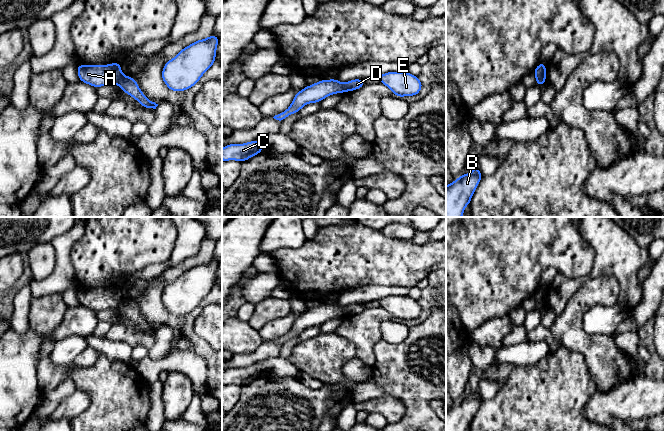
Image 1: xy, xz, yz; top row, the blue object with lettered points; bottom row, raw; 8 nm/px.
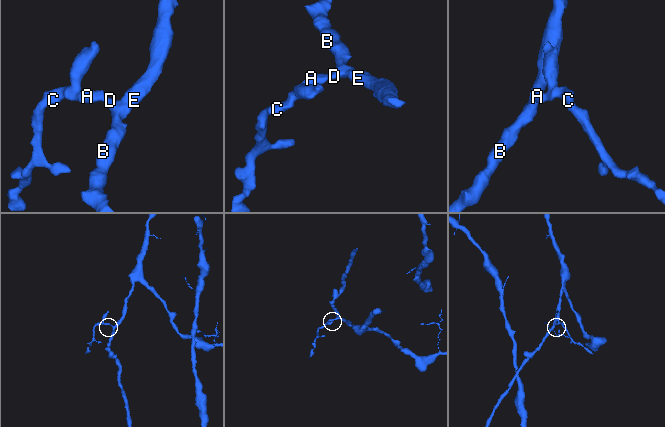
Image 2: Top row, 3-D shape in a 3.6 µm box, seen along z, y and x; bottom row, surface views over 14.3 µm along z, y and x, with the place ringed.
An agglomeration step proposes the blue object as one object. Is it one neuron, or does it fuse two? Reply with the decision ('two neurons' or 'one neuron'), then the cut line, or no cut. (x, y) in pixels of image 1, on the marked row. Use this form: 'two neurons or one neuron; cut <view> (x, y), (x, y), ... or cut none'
two neurons; cut xy (123, 75), (117, 83)

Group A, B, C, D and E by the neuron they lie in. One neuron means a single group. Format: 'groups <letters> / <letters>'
groups A C / B D E

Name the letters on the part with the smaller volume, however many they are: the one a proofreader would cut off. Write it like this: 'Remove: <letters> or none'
Remove: A, C

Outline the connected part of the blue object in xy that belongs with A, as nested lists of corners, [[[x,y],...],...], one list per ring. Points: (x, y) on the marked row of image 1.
[[[119,62],[107,65],[78,65],[76,67],[79,80],[96,88],[118,84],[123,76]]]

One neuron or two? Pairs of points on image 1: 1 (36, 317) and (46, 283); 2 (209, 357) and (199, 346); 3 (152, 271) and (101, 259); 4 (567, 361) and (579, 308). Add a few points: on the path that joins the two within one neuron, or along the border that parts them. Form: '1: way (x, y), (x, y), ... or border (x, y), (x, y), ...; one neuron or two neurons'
1: border (61, 291), (33, 298); two neurons
2: way (207, 354), (202, 349); one neuron
3: border (165, 263), (151, 263), (120, 278); two neurons
4: border (562, 346), (578, 351), (587, 365); two neurons

